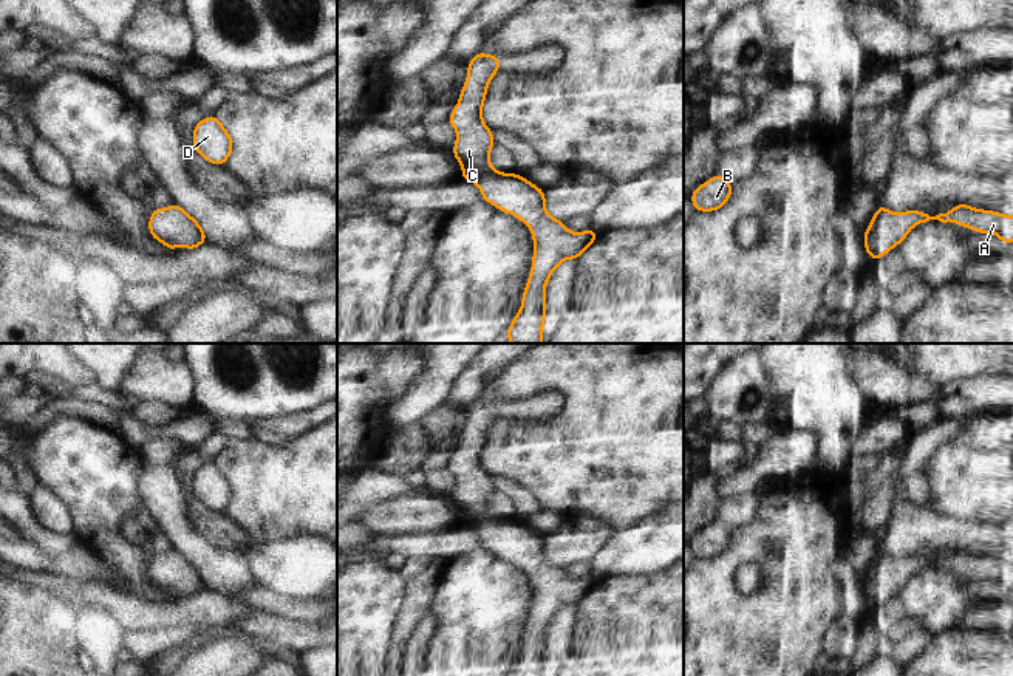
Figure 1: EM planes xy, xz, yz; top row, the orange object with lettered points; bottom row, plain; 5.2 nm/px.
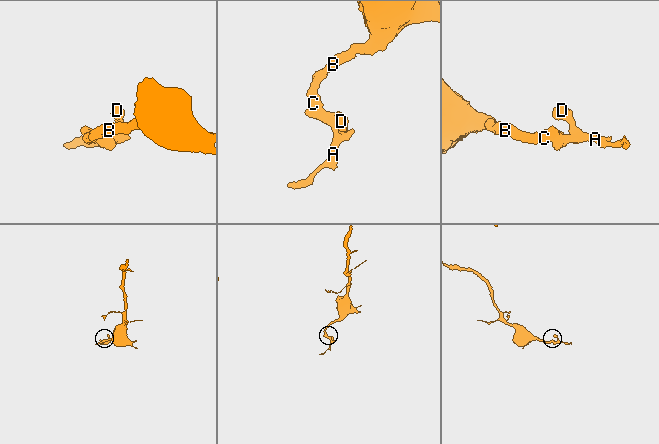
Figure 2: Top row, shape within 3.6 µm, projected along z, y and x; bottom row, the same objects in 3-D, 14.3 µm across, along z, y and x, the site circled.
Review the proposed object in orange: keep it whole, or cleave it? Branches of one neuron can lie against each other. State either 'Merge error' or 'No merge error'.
No merge error.

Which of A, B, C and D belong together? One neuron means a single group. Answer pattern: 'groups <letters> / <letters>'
groups A B C D

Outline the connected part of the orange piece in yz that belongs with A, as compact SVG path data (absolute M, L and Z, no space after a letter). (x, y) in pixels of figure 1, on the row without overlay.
M959 549L948 558L936 563L929 563L919 555L894 560L880 551L863 580L863 592L868 603L874 608L885 603L906 586L912 574L929 566L953 568L976 580L994 580L1004 591L1013 589L1013 562L976 555L965 549Z

